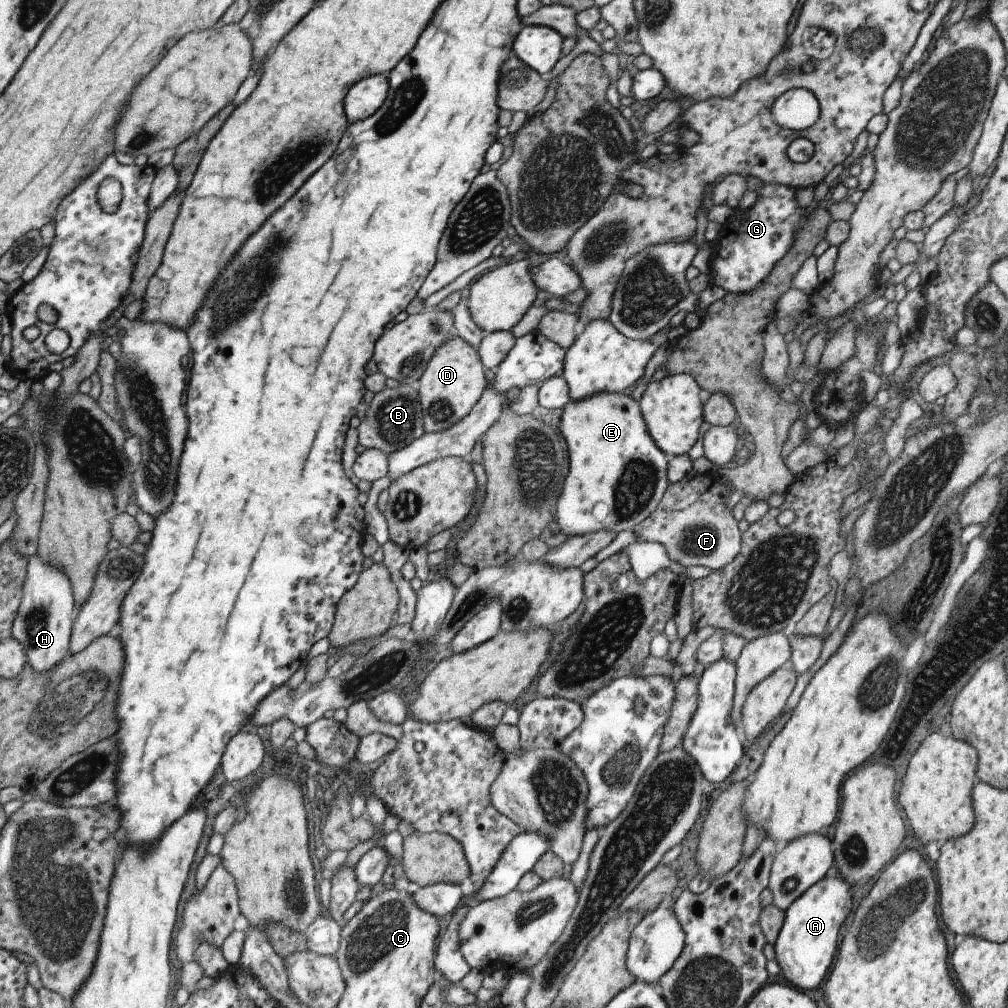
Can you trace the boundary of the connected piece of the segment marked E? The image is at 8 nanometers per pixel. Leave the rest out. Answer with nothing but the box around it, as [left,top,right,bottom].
[556,392,669,537]

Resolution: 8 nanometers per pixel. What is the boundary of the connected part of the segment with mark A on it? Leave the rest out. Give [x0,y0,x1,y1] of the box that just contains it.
[773,867,851,990]

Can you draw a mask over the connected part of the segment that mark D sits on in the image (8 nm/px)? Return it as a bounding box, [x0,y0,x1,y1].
[418,335,486,433]

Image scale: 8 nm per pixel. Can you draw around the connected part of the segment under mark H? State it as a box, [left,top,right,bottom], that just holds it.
[12,555,75,673]

